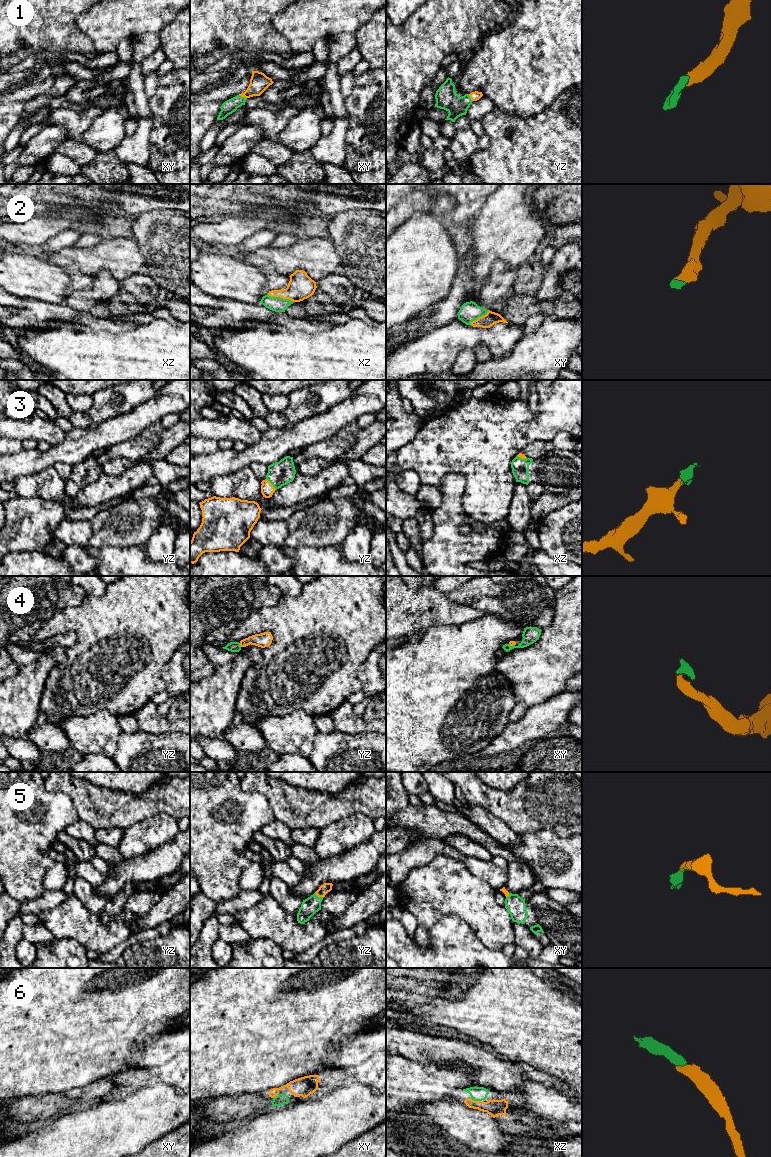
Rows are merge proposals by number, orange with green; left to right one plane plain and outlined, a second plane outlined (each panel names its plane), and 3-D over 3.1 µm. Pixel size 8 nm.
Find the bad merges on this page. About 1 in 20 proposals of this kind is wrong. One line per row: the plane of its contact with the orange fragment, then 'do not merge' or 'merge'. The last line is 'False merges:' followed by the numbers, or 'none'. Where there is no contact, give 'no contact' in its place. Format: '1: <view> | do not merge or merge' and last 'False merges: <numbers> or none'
1: xy | merge
2: xz | merge
3: yz | merge
4: yz | merge
5: yz | merge
6: xz | merge
False merges: none

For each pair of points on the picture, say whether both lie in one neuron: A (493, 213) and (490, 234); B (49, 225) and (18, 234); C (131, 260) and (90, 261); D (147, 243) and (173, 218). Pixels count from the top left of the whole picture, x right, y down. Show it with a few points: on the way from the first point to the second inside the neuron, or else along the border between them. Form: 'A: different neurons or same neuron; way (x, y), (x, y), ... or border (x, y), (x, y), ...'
A: same neuron; way (493, 218), (493, 229)
B: same neuron; way (41, 228), (32, 232), (26, 232)
C: same neuron; way (121, 260), (100, 260)
D: same neuron; way (153, 237), (167, 224)

